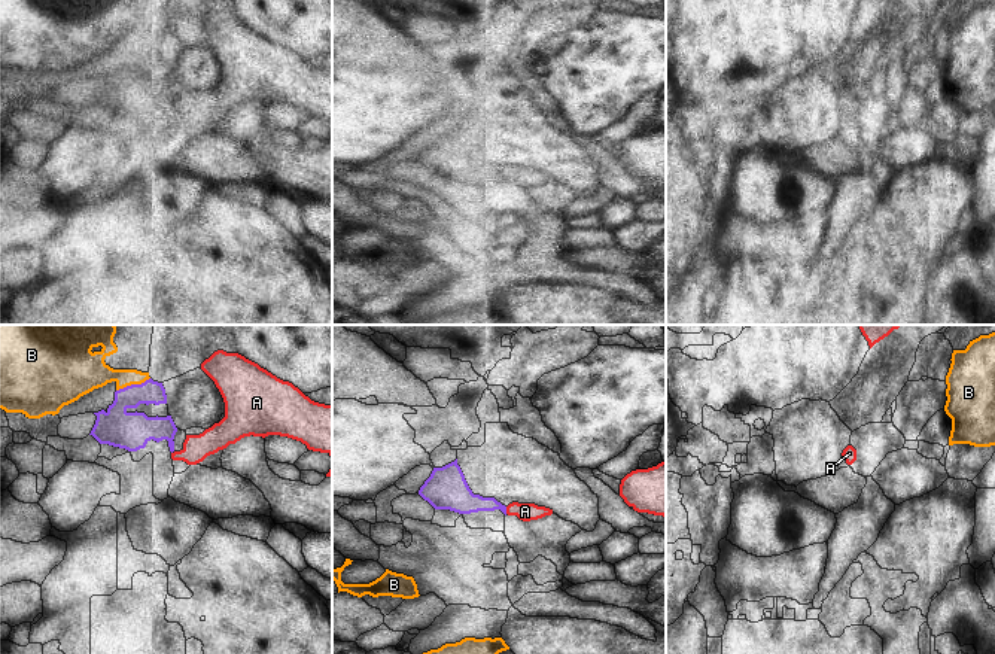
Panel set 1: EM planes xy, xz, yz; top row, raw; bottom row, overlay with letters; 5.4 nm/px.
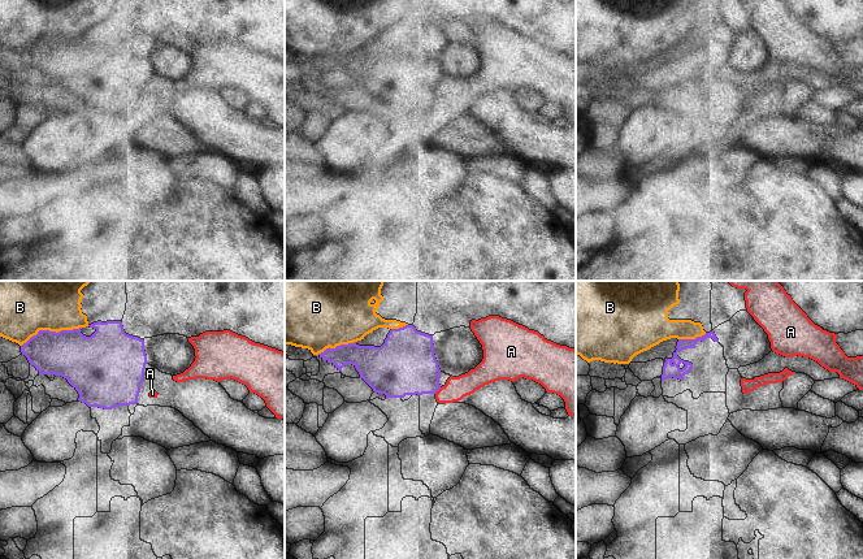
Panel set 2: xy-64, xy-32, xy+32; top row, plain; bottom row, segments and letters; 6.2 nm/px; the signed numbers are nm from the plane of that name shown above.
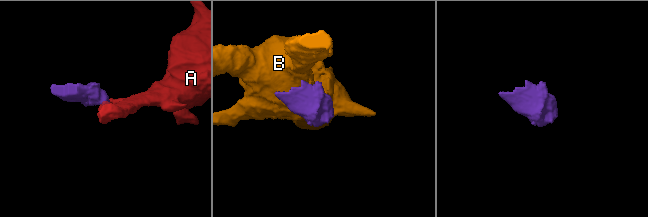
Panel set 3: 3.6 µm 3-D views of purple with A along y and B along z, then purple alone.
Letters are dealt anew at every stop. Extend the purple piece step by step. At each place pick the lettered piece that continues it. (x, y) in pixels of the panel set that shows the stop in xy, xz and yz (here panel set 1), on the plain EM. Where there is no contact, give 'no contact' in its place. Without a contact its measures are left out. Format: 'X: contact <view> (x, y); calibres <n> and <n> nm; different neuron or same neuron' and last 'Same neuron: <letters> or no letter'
A: contact xz (505, 176); calibres 150 and 100 nm; different neuron
B: contact xy (133, 51); calibres 200 and 190 nm; different neuron
Same neuron: no letter

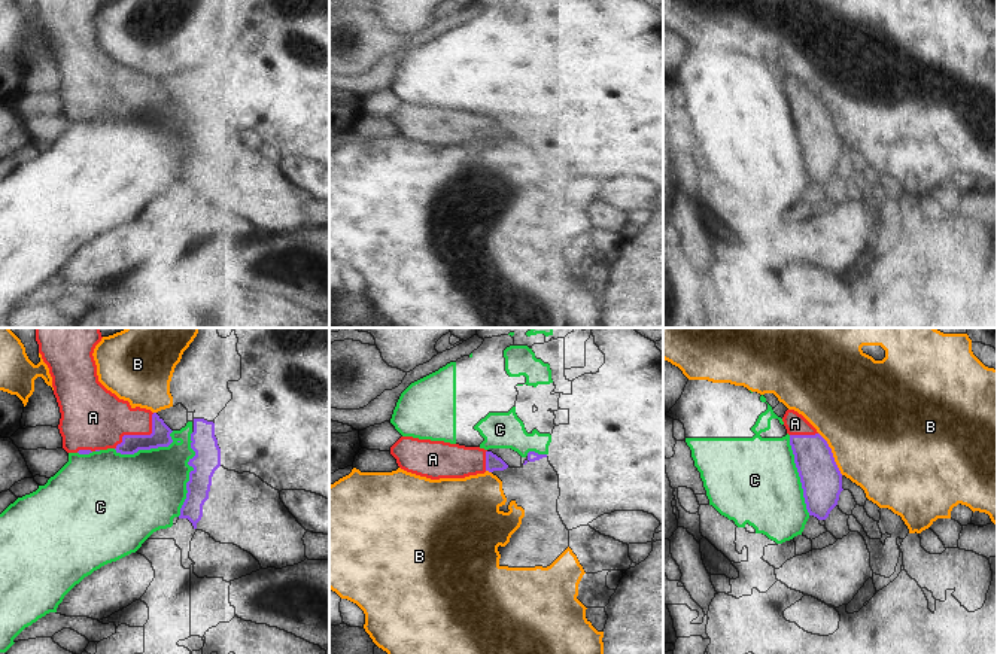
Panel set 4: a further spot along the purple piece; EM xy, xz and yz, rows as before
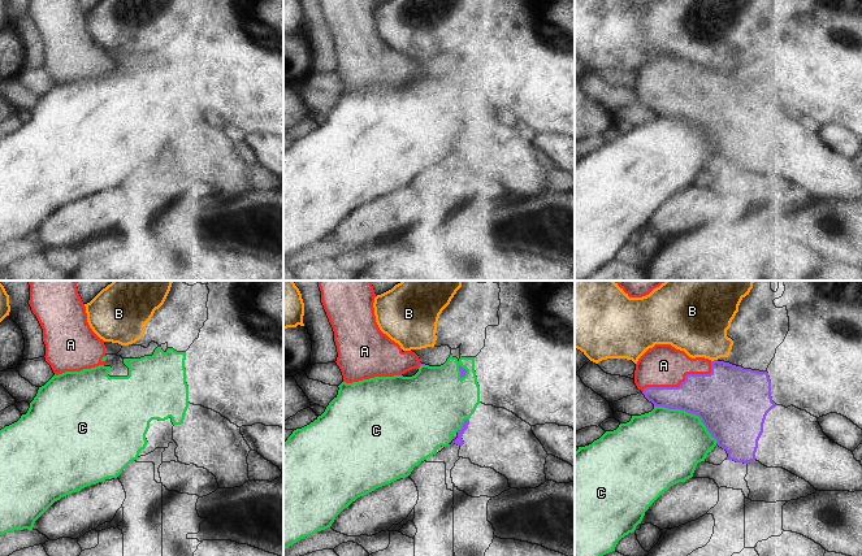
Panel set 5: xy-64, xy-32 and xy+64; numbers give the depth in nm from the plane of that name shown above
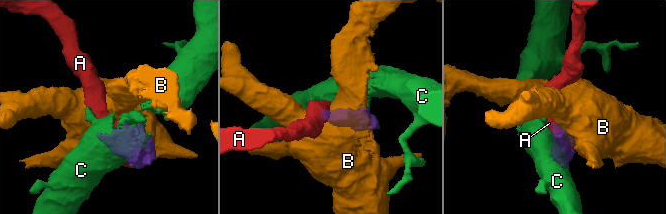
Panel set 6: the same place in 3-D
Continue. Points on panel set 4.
A: contact xy (140, 102); calibres 110 and 320 nm; same neuron
B: contact yz (832, 119); calibres 220 and 500 nm; different neuron
C: contact xy (190, 140); calibres 140 and 420 nm; different neuron
Same neuron: A

